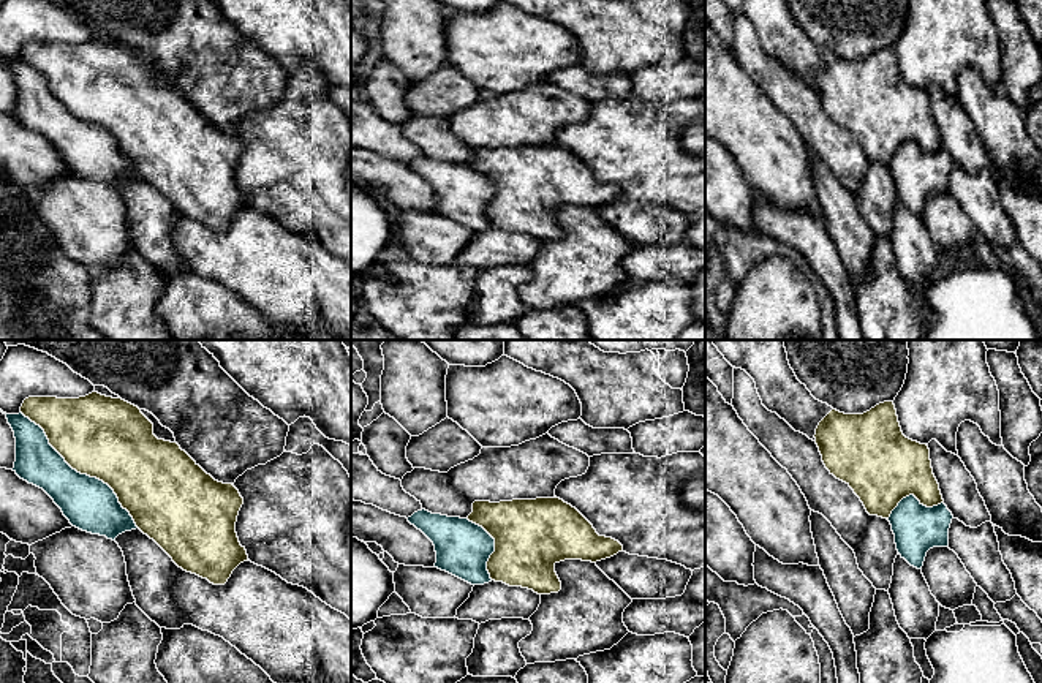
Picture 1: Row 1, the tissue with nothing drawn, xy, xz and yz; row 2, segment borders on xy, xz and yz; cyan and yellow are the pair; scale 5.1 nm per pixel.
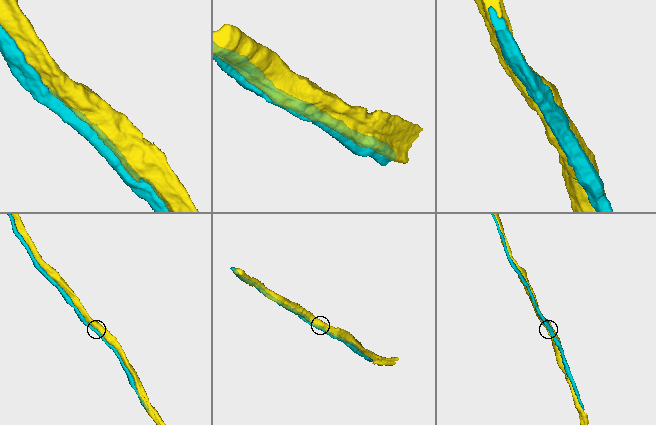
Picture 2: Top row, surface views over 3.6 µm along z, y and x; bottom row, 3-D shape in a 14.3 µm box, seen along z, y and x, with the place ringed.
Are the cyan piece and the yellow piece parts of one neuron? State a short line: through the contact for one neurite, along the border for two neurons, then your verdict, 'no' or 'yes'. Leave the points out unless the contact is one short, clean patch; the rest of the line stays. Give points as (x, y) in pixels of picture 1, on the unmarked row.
yes

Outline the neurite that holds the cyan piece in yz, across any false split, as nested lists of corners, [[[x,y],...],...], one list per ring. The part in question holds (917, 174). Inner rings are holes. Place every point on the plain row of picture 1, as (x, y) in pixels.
[[[893,47],[879,49],[863,60],[832,55],[819,68],[814,84],[830,120],[854,136],[870,161],[890,168],[897,196],[911,212],[922,215],[930,194],[949,191],[953,161],[933,120],[930,95],[903,81]]]

